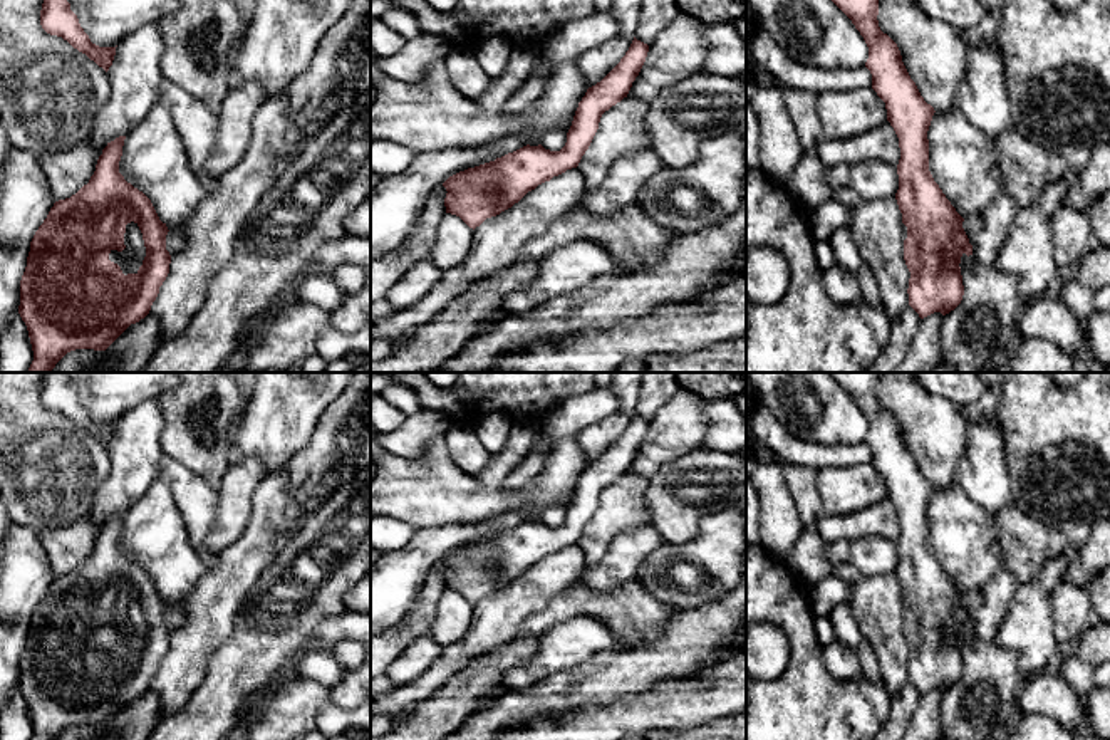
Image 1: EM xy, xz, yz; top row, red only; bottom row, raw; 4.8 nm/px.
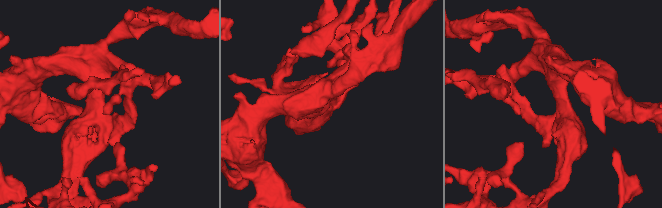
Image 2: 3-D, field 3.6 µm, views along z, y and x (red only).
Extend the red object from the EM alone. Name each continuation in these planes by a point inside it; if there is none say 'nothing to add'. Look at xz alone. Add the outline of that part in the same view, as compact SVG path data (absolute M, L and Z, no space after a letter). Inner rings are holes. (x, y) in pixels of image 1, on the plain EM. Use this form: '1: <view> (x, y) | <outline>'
nothing to add

